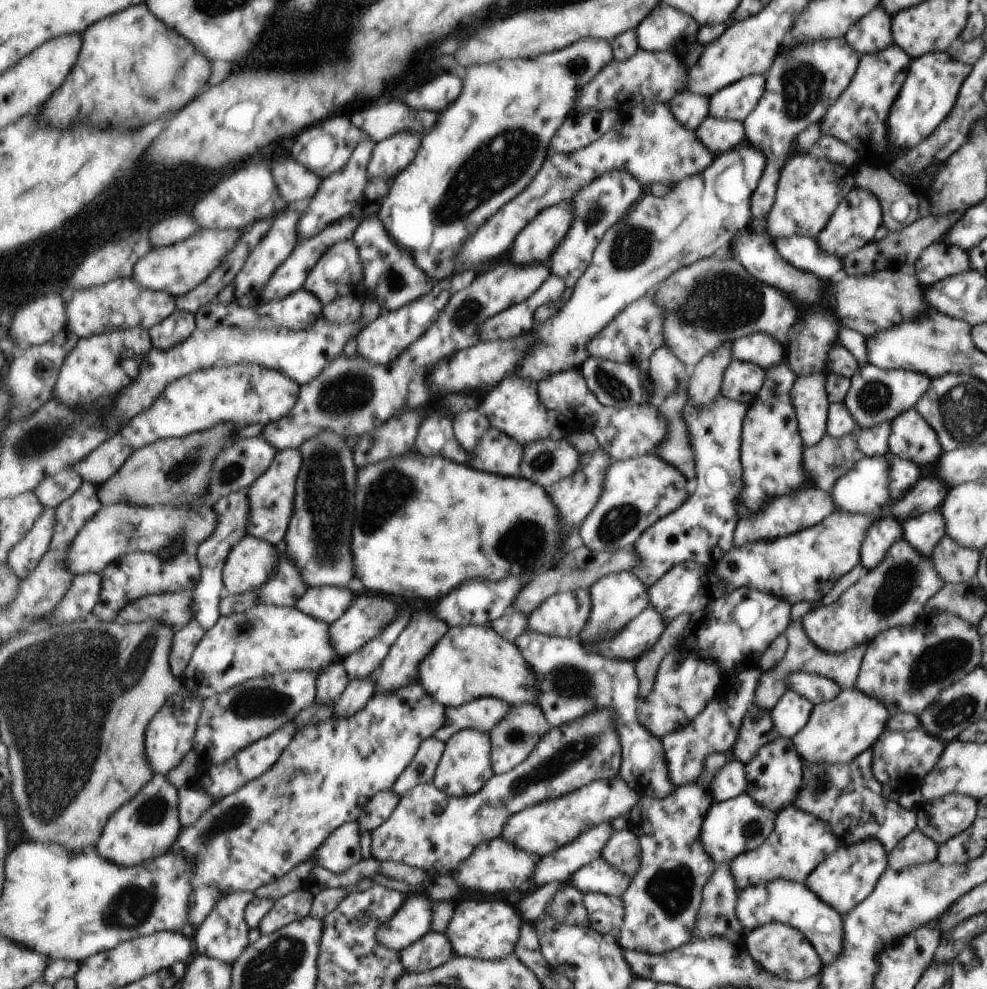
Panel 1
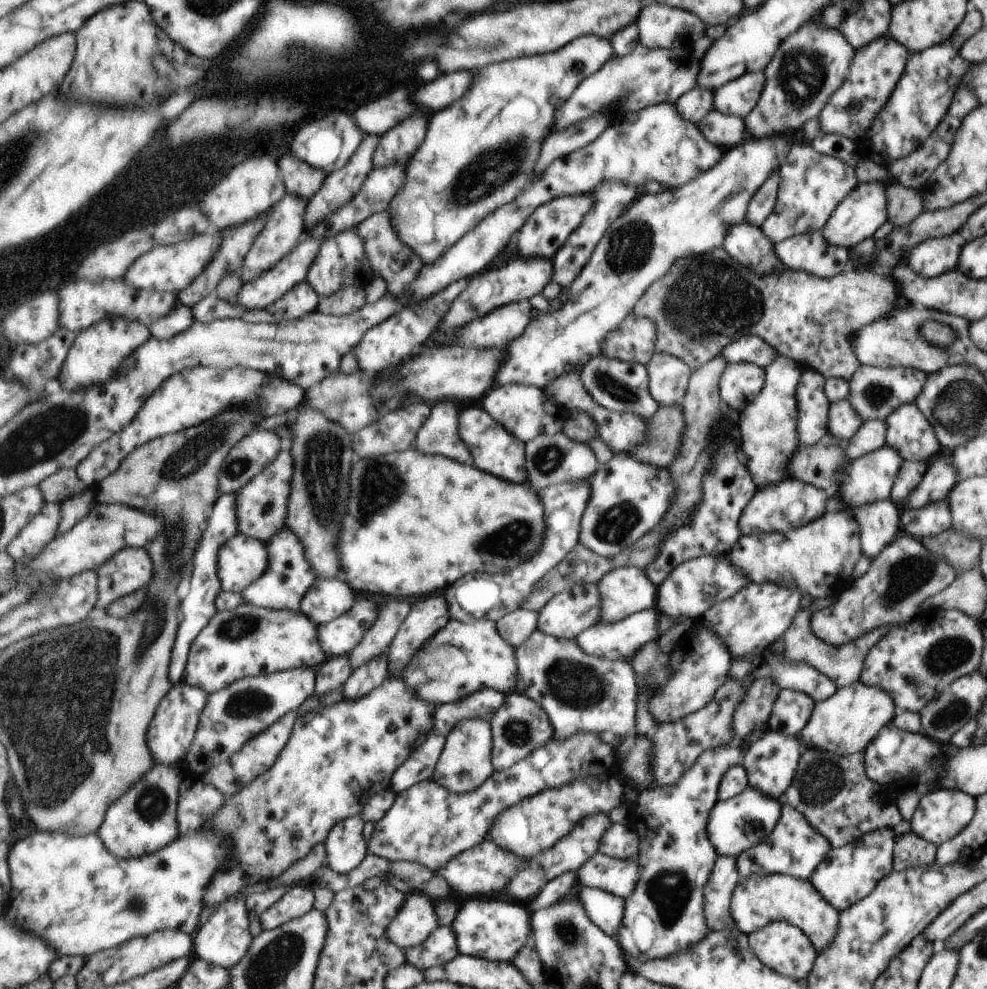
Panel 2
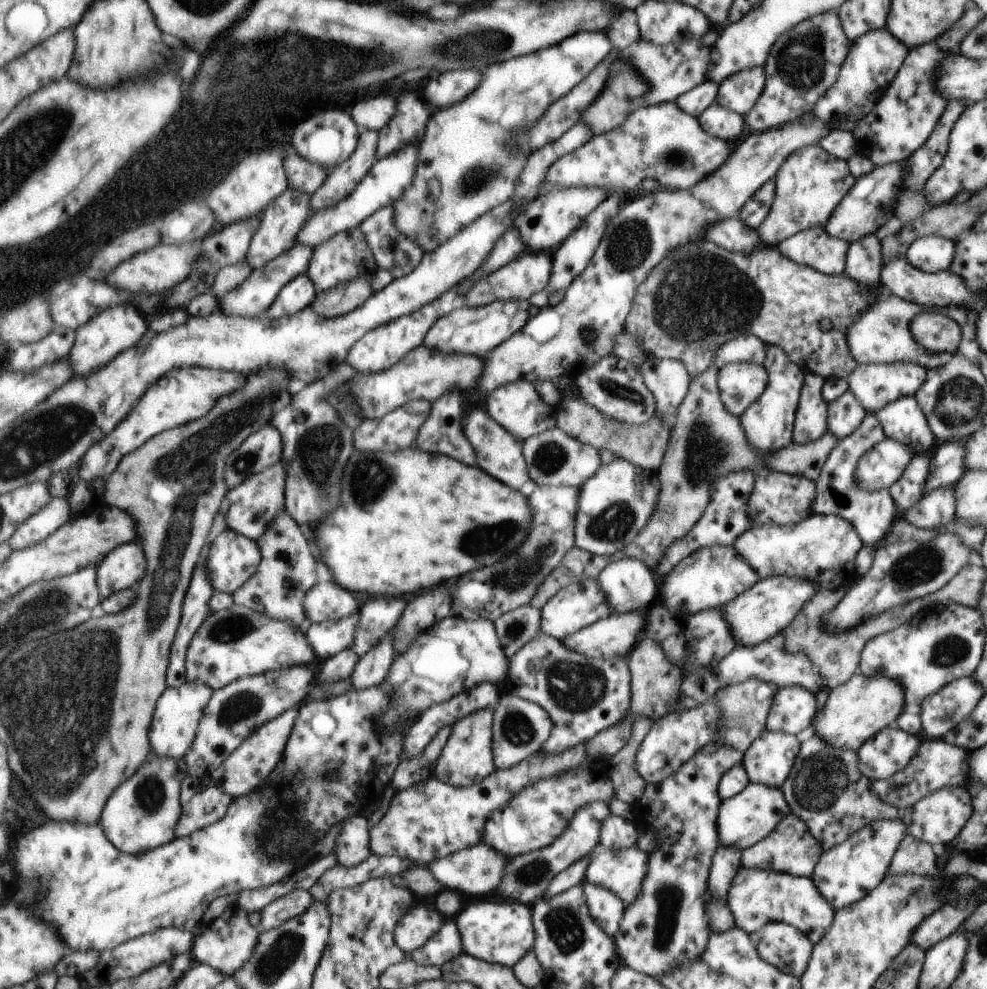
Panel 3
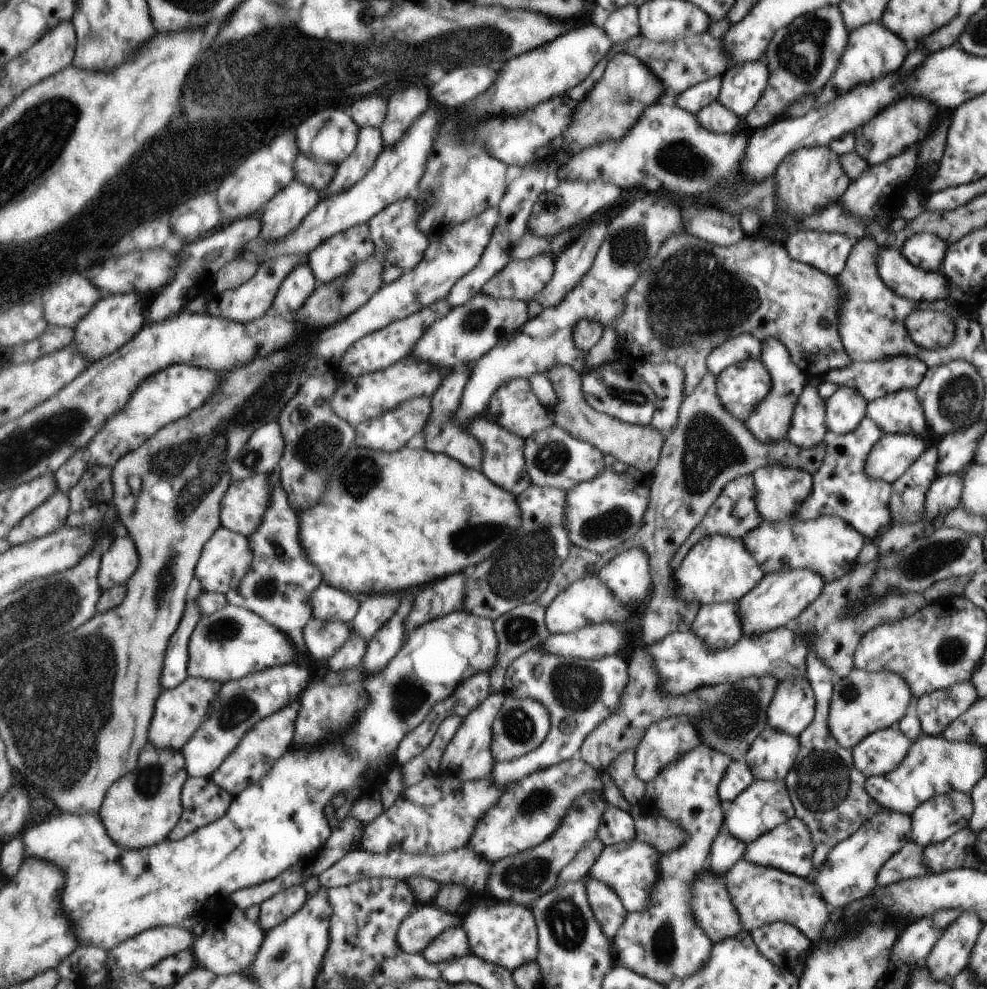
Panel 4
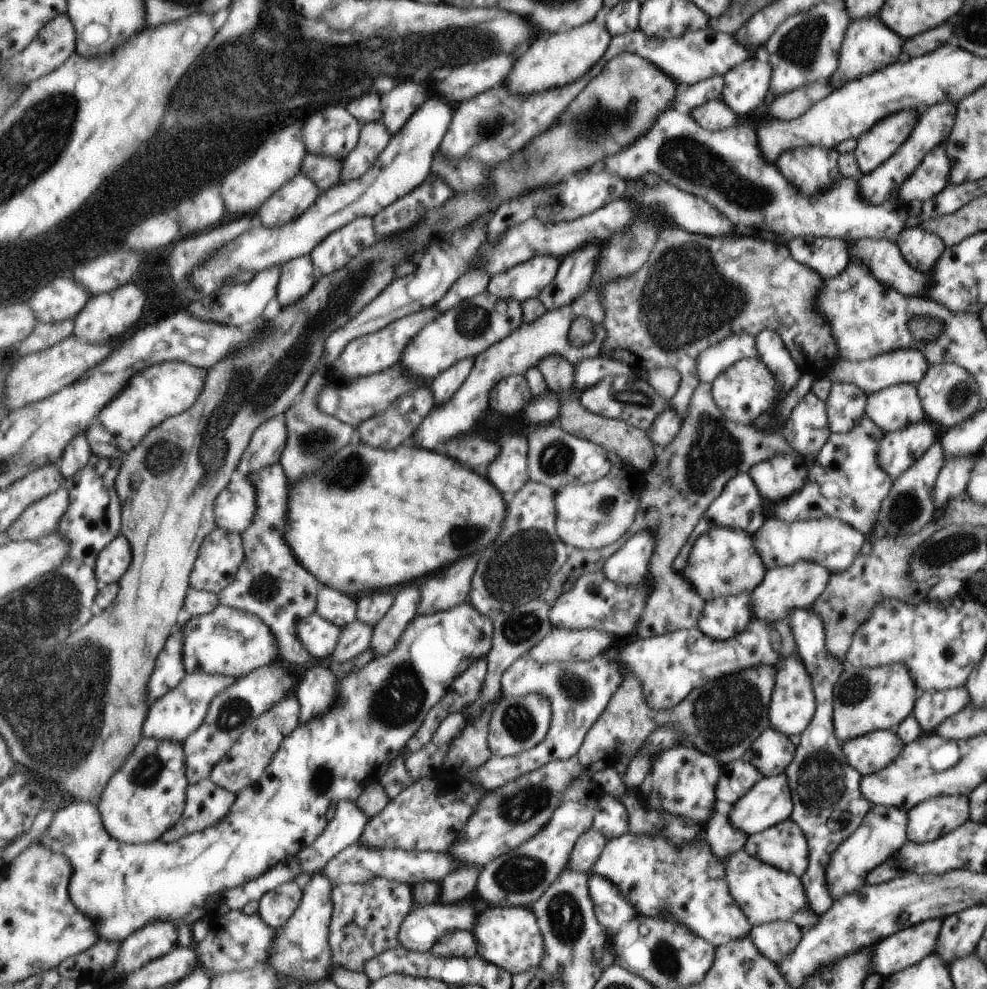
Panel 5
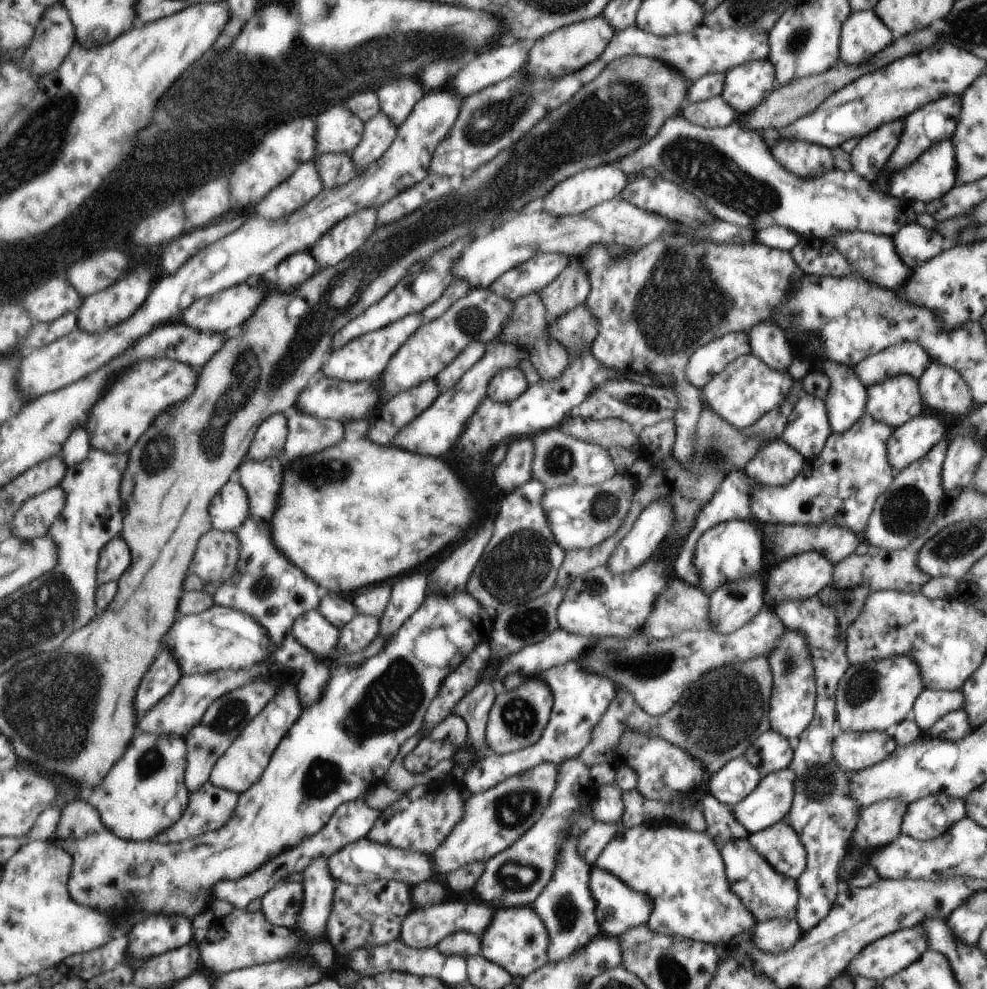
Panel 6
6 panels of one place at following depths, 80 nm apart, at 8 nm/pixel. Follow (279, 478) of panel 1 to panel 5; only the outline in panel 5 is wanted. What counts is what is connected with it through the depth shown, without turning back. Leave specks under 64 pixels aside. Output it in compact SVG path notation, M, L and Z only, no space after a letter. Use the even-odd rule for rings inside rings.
M235 471L232 482L216 500L218 526L243 534L254 523L257 511L257 485L249 477Z

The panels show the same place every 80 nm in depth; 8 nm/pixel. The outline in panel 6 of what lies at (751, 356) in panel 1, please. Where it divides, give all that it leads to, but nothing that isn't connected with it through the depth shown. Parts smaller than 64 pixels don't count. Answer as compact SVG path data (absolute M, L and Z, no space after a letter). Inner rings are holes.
M744 332L727 333L697 348L686 368L685 378L697 389L719 375L732 360L751 352Z

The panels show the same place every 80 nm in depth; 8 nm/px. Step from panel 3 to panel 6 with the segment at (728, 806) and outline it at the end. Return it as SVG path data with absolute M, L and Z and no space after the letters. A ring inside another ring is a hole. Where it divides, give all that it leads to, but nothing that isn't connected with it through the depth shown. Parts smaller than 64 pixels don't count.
M791 768L763 775L755 790L731 808L748 834L763 831L786 819L795 794L796 777Z

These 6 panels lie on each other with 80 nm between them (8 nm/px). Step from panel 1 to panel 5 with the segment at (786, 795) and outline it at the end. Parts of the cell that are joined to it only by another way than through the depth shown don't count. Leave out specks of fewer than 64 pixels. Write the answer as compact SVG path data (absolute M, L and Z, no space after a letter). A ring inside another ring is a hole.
M769 726L744 752L742 759L751 763L761 776L768 777L785 772L795 758L795 752L796 746L789 741L788 736Z

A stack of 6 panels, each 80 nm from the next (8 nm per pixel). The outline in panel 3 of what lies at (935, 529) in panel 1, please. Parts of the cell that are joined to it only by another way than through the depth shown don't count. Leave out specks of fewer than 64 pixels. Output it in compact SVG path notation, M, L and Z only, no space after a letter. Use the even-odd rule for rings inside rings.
M953 486L941 487L925 493L923 498L911 510L905 511L901 518L915 528L939 529L954 520L955 508Z

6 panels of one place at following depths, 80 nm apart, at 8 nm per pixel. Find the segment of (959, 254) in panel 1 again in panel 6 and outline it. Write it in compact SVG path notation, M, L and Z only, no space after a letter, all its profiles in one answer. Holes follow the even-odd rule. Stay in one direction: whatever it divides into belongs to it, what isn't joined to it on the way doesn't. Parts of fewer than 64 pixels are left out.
M914 222L903 223L890 240L901 264L909 270L940 255L946 247L939 230L925 230Z

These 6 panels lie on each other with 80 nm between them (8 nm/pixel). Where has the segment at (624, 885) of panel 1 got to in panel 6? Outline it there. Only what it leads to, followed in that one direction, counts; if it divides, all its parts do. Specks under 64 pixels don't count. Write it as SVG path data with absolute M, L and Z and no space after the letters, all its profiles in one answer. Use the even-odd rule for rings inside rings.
M654 823L617 830L594 867L616 876L633 892L649 897L652 910L646 925L651 932L721 947L733 936L753 931L755 918L729 890L724 861L719 856L719 846L707 833Z

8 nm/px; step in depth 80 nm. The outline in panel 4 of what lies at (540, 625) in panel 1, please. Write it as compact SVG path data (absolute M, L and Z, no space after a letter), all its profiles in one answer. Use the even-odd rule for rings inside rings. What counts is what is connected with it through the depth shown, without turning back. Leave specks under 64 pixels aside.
M589 576L569 585L546 608L546 623L551 634L571 633L599 623L621 623L629 614L627 605L622 605L612 595L608 585L599 576Z

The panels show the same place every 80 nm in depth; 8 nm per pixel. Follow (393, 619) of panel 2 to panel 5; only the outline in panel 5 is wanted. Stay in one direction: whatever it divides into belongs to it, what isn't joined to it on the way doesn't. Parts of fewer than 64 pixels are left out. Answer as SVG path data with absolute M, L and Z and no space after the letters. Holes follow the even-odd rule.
M389 590L361 594L358 596L358 620L375 628L392 610L395 597Z

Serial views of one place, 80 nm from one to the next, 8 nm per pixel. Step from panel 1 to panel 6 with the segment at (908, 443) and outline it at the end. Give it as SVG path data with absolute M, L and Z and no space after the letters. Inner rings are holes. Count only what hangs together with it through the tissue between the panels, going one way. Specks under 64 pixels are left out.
M895 374L883 382L865 386L864 412L888 426L899 427L921 412L917 380L909 374Z

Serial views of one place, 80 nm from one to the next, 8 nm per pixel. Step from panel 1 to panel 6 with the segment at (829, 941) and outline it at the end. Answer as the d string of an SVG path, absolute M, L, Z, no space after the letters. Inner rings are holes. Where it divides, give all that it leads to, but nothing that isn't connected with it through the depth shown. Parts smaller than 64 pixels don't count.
M746 839L728 841L725 845L719 846L720 856L725 864L724 872L729 876L729 884L733 886L732 892L740 899L748 911L755 918L755 923L774 920L777 918L796 918L796 908L799 900L796 879L783 876L777 873Z

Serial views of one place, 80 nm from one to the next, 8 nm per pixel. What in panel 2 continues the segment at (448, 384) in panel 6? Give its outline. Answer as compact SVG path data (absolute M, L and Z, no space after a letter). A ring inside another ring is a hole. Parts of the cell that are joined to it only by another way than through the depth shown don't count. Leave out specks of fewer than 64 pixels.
M441 402L417 435L417 448L425 454L443 454L463 464L473 464L468 444L460 435L460 416L451 402Z

